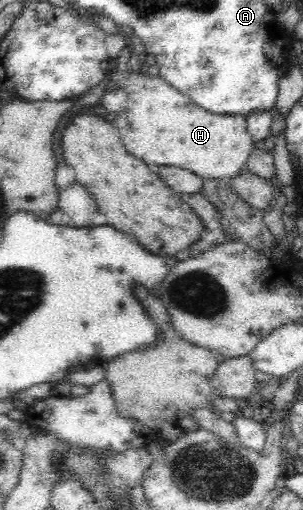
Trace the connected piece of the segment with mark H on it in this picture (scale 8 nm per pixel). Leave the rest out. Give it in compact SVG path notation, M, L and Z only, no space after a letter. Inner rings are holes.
M124 47L115 70L108 75L111 87L128 93L126 108L116 114L113 126L119 131L126 149L147 164L187 168L204 181L235 178L248 161L254 147L243 115L212 114L183 96L160 76L135 73L127 67L131 48Z

